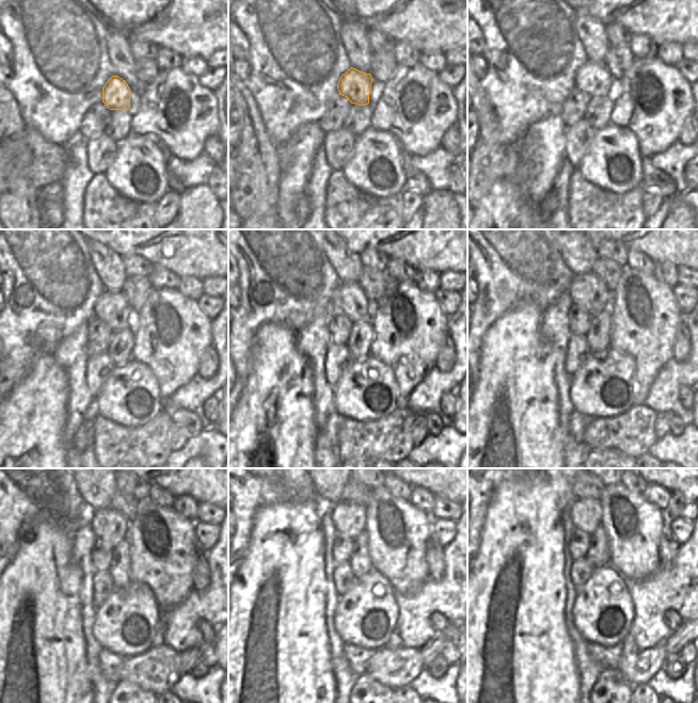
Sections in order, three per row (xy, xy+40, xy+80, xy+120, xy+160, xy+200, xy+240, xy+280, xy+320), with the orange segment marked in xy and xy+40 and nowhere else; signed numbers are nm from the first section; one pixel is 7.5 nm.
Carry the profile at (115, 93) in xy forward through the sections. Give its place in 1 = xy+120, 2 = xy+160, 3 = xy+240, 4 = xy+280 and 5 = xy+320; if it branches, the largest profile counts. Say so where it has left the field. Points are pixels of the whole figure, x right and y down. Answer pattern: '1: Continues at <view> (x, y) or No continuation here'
1: Continues at xy+120 (112, 308)
2: Continues at xy+160 (348, 298)
3: Continues at xy+240 (108, 525)
4: Continues at xy+280 (348, 517)
5: Continues at xy+320 (586, 513)

